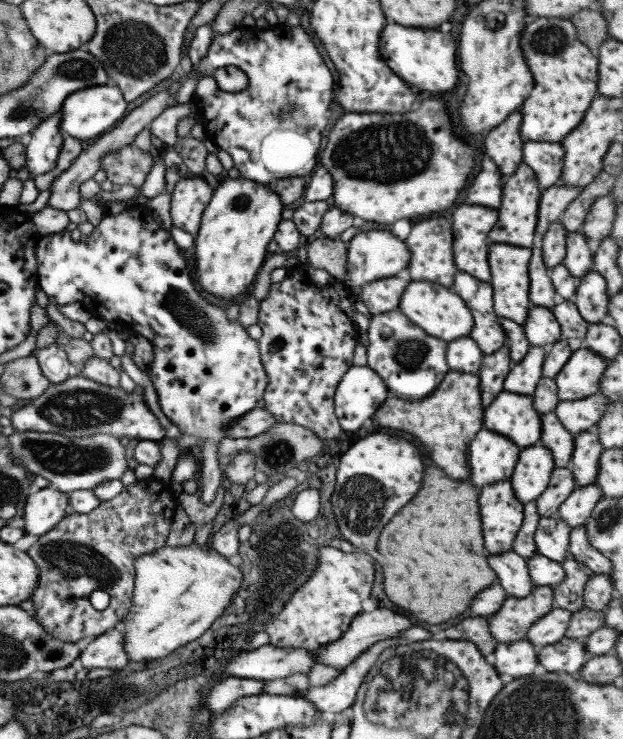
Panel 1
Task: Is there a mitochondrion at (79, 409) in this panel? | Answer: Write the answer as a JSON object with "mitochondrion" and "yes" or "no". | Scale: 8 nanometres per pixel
{"mitochondrion":"yes"}

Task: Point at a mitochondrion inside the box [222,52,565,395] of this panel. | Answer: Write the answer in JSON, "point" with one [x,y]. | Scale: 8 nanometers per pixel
{"point":[405,150]}

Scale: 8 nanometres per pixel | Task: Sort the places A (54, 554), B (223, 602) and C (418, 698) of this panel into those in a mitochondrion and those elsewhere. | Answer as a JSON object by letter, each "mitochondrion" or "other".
{"A":"mitochondrion","B":"other","C":"mitochondrion"}

